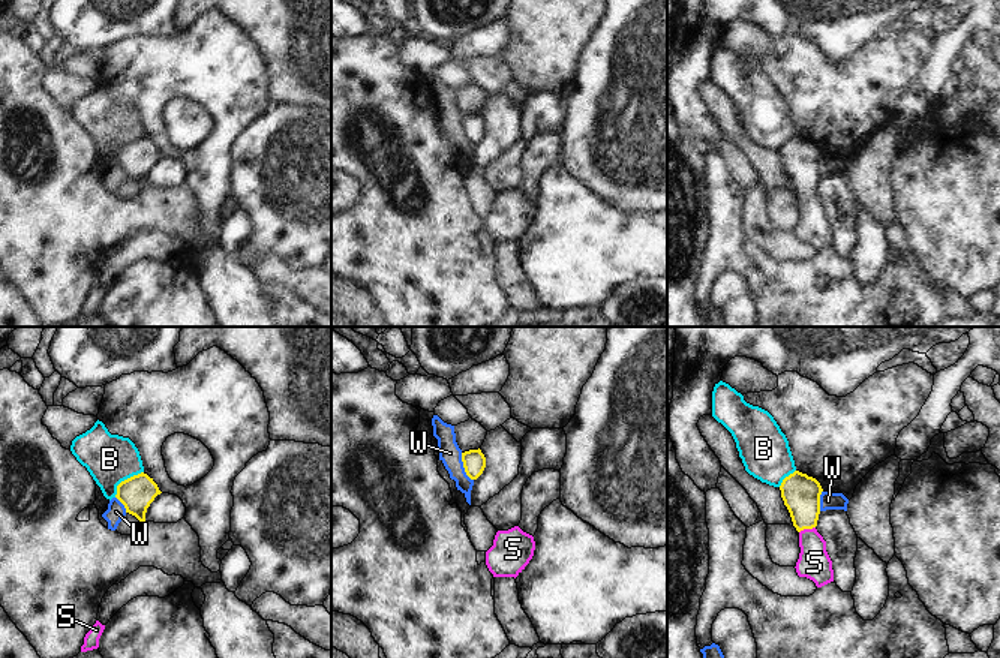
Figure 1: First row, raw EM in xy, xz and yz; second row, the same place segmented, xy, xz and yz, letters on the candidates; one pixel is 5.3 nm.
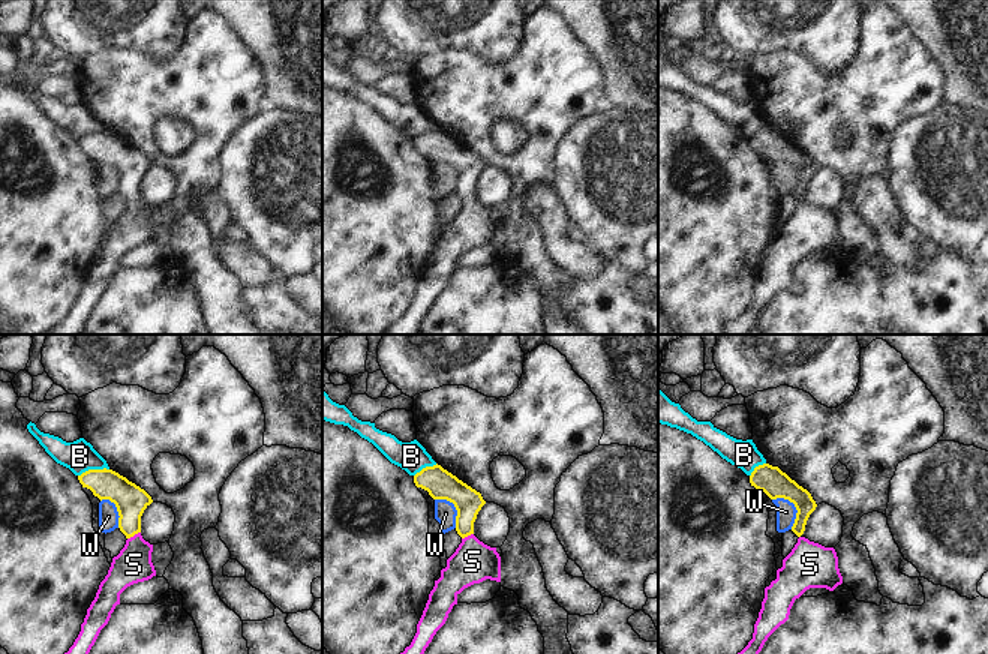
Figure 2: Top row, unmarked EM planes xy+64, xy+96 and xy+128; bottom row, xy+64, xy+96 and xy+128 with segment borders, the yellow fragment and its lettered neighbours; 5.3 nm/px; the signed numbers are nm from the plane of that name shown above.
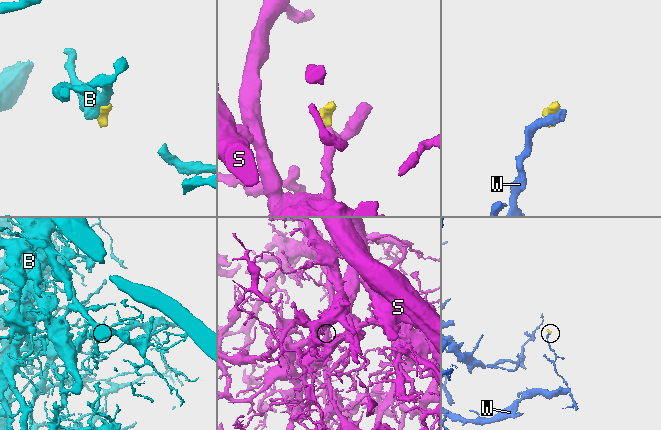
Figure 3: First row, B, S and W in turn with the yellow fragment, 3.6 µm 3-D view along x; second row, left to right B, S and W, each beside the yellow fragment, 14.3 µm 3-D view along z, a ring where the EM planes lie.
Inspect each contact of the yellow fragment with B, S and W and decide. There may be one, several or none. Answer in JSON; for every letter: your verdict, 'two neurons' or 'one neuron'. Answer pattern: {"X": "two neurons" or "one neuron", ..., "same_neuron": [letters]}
{"B": "two neurons", "S": "one neuron", "W": "two neurons", "same_neuron": ["S"]}

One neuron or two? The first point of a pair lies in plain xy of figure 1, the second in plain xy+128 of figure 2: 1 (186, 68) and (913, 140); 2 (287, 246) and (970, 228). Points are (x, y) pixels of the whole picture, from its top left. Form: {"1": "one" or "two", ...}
{"1": "two", "2": "one"}

